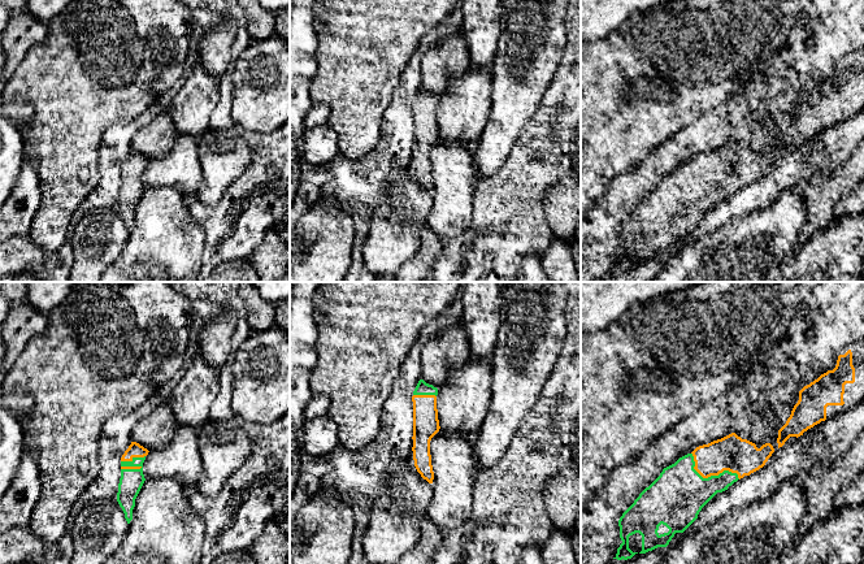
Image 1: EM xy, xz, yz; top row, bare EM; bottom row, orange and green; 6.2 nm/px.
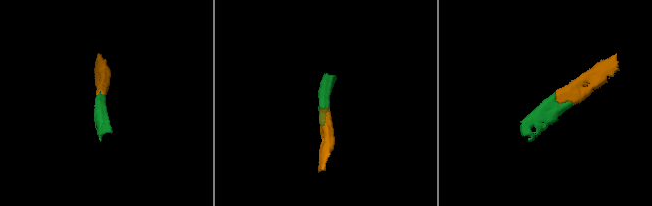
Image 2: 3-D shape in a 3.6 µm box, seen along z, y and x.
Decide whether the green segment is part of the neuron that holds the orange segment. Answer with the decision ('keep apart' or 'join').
join

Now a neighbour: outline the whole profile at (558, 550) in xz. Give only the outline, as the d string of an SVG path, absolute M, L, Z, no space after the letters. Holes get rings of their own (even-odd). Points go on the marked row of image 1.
M559 528L551 529L551 535L540 548L546 564L578 564L570 542L570 534Z

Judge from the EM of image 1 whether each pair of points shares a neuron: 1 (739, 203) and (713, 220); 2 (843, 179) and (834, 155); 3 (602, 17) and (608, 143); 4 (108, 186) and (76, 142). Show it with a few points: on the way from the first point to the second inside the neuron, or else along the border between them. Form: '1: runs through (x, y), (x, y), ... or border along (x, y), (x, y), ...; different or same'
1: runs through (733, 207), (720, 213); same
2: border along (850, 153), (837, 169), (817, 173), (811, 179); different
3: border along (628, 17), (607, 34), (594, 39); different
4: border along (100, 179), (82, 204); different

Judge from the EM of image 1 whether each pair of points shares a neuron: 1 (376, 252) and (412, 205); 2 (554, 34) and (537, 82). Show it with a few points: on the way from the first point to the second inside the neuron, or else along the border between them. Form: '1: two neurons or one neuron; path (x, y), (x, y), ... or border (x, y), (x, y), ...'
1: one neuron; path (387, 241), (394, 234), (395, 225), (400, 217)
2: one neuron; path (547, 46), (538, 57), (537, 70)

